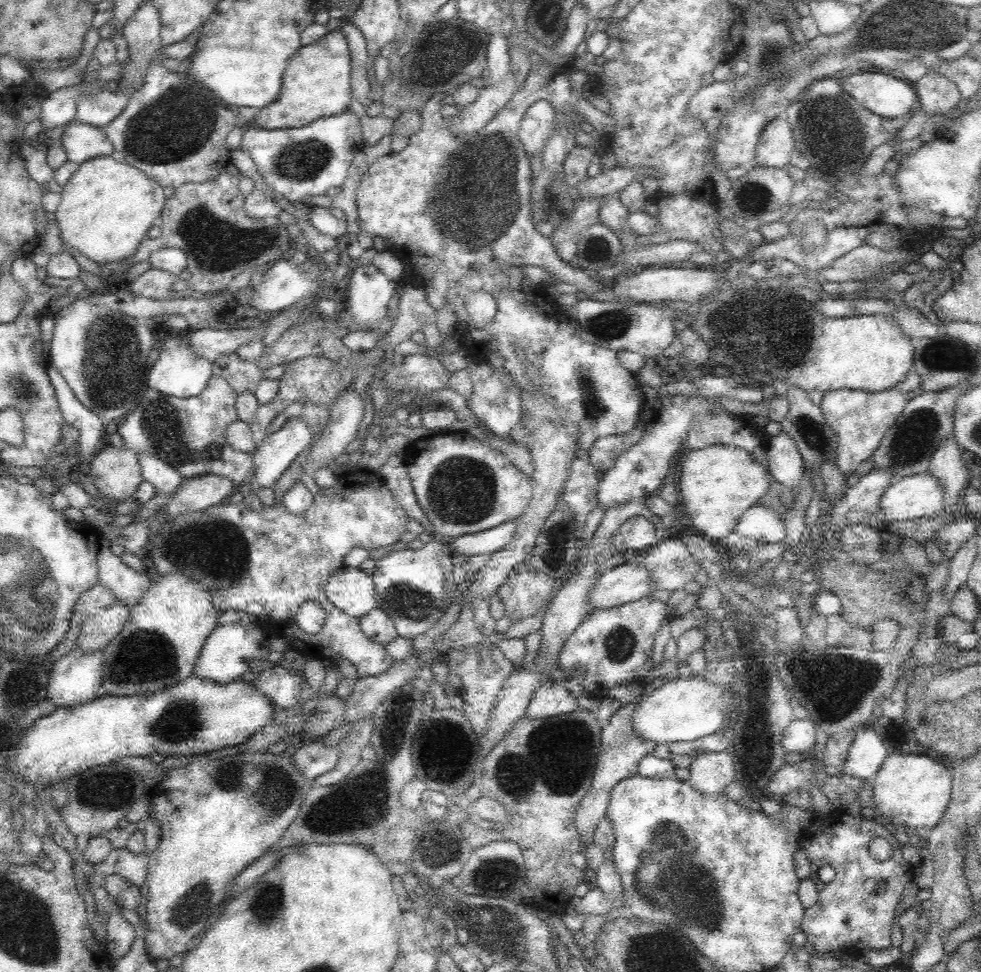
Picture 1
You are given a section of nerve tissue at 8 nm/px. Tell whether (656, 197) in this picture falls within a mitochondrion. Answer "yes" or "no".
no

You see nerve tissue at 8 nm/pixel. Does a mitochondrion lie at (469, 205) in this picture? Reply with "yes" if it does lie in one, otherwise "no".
yes

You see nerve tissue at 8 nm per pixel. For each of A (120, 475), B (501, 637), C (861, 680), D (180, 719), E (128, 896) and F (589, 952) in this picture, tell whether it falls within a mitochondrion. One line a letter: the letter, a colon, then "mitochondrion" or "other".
A: other
B: other
C: mitochondrion
D: mitochondrion
E: other
F: other

